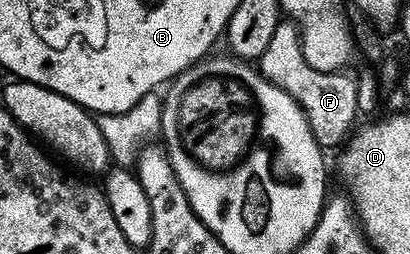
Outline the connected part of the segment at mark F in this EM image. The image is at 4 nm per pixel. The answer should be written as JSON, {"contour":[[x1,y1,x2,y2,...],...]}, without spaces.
{"contour":[[279,21,265,52,257,59,257,69,273,84,277,84,277,88,289,92,289,96,297,100,297,104,309,120,309,128,320,148,328,148,327,146,339,148,346,143,356,125,355,118,357,119,359,114,356,79,352,76,350,78,347,72,318,71,307,64,302,54,299,27,295,22]]}

